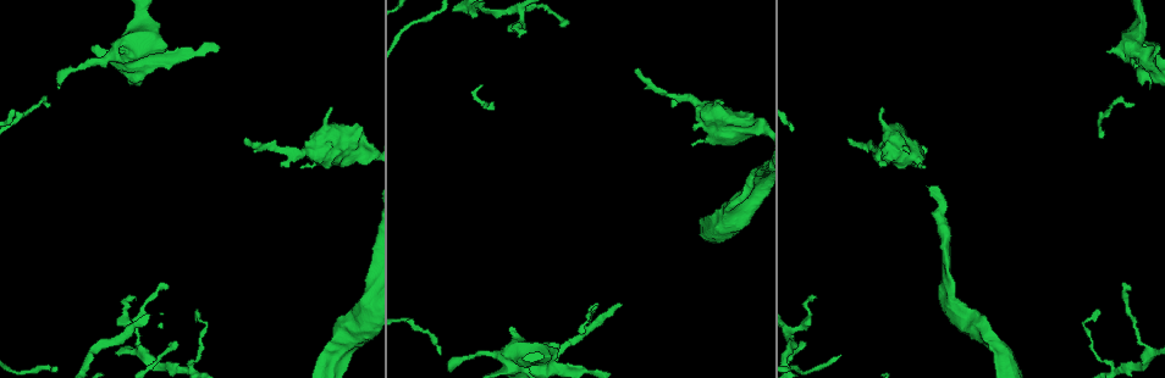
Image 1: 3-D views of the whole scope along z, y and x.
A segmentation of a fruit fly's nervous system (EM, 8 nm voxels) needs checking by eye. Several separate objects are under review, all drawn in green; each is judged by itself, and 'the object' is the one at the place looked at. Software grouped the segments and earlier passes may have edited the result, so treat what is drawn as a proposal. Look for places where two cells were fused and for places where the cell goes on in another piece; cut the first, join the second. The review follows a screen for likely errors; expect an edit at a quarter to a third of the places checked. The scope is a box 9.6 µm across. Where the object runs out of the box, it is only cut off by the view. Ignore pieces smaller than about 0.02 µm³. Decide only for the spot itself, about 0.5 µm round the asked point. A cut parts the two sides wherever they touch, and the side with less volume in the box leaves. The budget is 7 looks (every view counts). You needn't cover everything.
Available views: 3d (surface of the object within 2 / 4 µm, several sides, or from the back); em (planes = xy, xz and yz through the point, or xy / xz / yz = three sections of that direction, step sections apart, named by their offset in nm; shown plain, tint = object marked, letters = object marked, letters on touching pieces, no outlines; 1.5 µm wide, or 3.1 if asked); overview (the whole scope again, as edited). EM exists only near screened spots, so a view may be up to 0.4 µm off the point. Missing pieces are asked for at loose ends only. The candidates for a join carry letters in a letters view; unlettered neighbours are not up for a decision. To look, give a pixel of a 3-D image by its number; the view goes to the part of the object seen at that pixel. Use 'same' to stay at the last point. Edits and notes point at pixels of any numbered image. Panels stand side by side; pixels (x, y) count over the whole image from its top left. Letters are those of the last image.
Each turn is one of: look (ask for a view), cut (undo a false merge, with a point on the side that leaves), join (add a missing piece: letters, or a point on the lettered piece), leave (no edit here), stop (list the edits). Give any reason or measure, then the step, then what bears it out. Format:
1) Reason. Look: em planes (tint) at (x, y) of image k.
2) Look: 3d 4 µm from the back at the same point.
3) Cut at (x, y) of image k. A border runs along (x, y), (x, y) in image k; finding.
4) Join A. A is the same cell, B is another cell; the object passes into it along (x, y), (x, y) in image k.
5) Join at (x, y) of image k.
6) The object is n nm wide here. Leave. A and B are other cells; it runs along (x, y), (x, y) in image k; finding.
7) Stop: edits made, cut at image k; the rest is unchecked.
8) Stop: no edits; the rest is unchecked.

Calibre changes. Look: em xz step 8 (tint) at (1132, 60) of image 1.

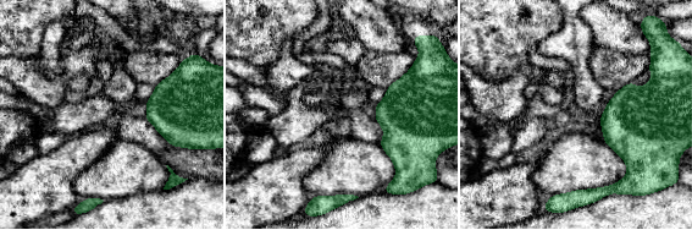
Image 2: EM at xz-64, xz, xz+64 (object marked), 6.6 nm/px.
Another direction. Look: em yz step 8 (tint) at the same point.

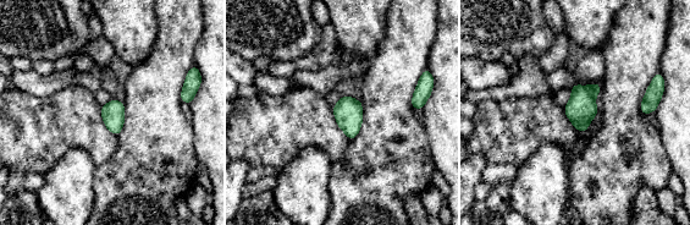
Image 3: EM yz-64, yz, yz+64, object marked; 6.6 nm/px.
See the neighbours. Look: em yz step 8 (letters) at the same point.

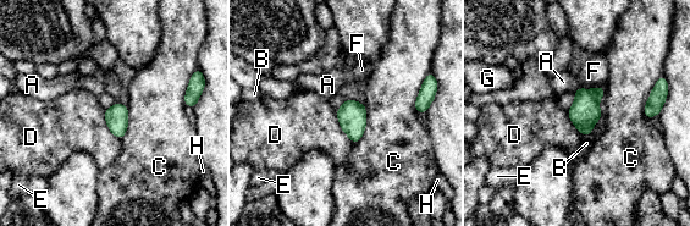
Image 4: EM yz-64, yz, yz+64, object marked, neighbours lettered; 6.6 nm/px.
The longest contact is with C, 280 nm. Leave. A, B, C, D, E, F, G and H are other cells; a border runs along (335, 110), (338, 126), (353, 143) in image 4; all the same cell.

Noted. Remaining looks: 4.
Thin end. Look: 3d 4 µm at (814, 298) of image 1.

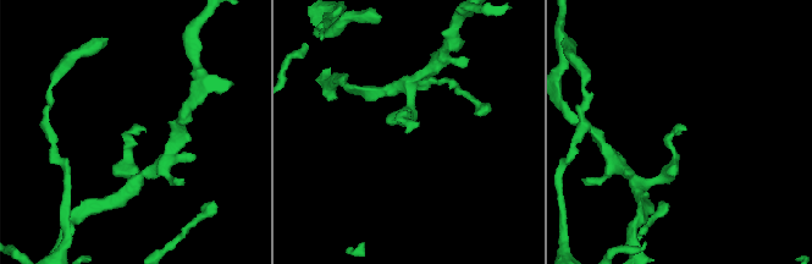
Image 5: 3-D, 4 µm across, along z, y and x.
Look: em planes (plain) at (135, 129) of image 5.

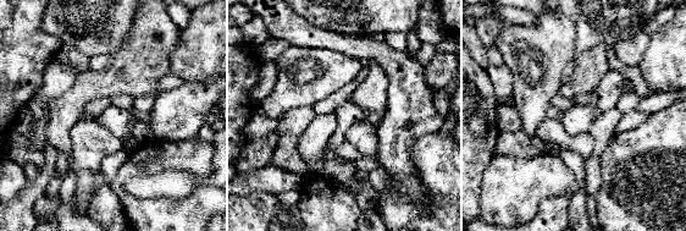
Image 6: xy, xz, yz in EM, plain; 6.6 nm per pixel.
See the neighbours. Look: em planes (letters) at the same point.

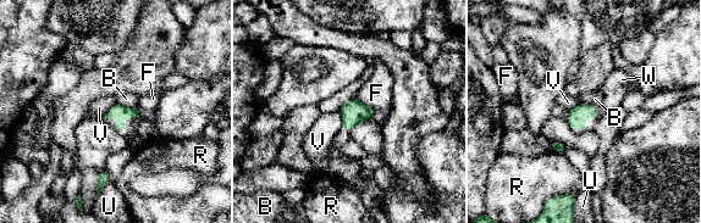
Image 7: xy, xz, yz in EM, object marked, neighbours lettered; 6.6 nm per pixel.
The longest contact is with U, 200 nm. Leave. B, F, R, U, V and W are other cells; no lettered piece goes on from it.

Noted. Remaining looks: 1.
Stop: no edits; the rest is unchecked.

